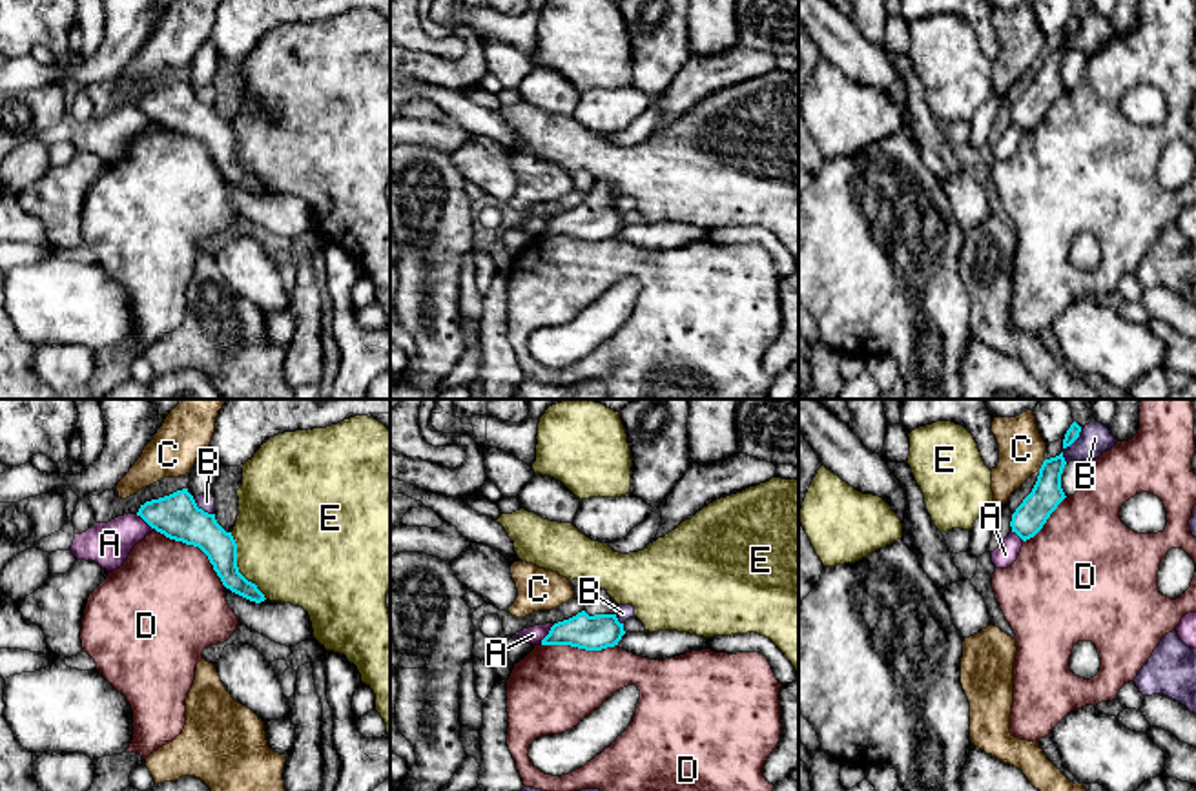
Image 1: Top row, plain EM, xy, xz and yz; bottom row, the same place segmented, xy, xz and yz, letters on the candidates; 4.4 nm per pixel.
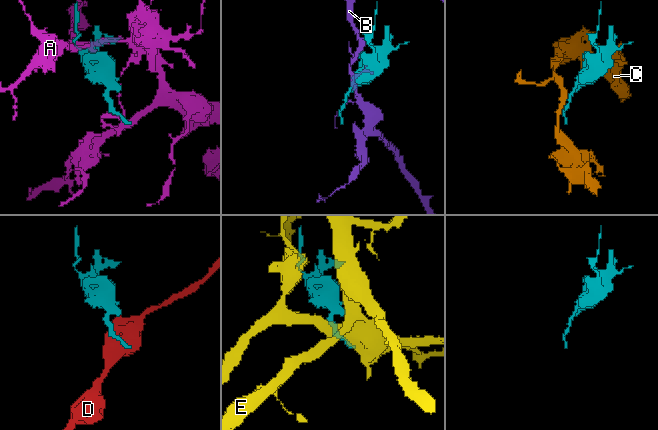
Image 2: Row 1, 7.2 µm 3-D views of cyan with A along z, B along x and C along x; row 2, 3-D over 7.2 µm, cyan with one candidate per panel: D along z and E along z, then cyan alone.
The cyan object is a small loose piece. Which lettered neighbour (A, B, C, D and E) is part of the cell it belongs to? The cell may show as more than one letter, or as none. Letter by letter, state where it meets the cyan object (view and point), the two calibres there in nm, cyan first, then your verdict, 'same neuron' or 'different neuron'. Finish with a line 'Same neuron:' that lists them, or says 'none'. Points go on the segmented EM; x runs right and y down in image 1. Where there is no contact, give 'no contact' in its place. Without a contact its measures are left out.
A: contact xy (146, 522); calibres 200 and 190 nm; different neuron
B: contact yz (1074, 440); calibres 60 and 140 nm; different neuron
C: contact yz (1041, 465); calibres 140 and 200 nm; different neuron
D: contact xy (195, 545); calibres 200 and 460 nm; different neuron
E: contact xy (237, 567); calibres 160 and 460 nm; different neuron
Same neuron: none

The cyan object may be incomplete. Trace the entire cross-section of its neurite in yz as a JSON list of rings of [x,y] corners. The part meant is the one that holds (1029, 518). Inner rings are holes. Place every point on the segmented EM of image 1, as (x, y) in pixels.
[[[1063,452],[1056,457],[1045,459],[1032,492],[1012,514],[1012,532],[1016,532],[1023,541],[1034,538],[1057,505],[1067,498],[1061,488],[1065,465]]]

